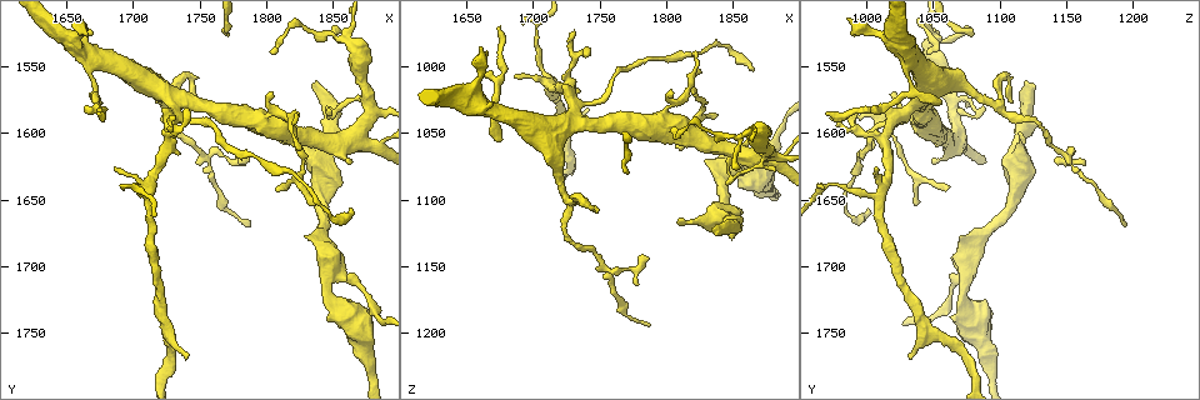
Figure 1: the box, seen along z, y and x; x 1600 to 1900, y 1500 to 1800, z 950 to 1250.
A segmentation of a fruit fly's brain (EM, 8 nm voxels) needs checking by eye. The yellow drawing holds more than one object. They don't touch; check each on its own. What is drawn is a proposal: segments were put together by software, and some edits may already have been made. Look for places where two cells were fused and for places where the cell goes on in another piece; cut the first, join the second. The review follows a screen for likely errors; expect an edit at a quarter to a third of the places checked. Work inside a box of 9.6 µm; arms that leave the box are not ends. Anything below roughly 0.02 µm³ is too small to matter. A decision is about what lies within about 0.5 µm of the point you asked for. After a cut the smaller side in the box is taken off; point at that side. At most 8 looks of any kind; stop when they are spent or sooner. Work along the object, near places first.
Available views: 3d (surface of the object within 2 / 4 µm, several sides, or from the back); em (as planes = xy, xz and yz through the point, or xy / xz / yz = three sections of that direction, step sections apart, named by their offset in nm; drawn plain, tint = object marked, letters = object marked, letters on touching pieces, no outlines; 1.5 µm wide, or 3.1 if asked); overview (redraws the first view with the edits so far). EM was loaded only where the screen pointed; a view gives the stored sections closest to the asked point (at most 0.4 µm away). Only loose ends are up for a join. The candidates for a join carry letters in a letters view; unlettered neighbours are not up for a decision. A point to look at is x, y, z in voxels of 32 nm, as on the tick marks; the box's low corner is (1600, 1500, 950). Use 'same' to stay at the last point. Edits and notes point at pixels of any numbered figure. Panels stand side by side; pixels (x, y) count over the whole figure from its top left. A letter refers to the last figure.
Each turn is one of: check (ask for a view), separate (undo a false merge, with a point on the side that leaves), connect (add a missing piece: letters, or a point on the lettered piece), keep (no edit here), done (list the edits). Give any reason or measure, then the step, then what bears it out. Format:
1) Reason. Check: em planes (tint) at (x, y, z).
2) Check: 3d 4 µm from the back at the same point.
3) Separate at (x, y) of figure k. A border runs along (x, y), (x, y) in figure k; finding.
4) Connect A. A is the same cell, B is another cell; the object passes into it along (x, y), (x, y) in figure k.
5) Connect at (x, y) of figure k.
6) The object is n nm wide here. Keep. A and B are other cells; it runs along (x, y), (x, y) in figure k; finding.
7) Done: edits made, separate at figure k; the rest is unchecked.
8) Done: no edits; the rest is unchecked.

A fork. Check: 3d 2 µm at (1756, 1618, 1150).

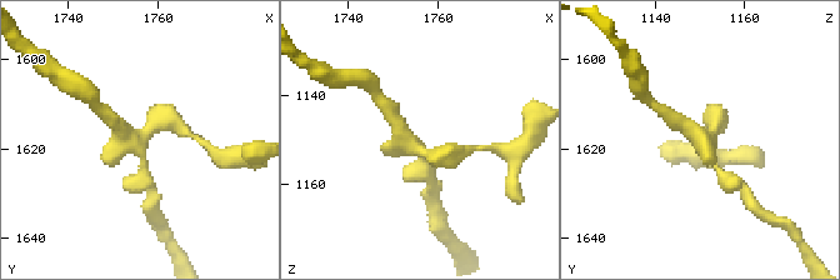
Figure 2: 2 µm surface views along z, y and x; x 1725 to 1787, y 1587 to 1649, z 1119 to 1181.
Check: em xz step 8 (tint) at (1753, 1618, 1150).

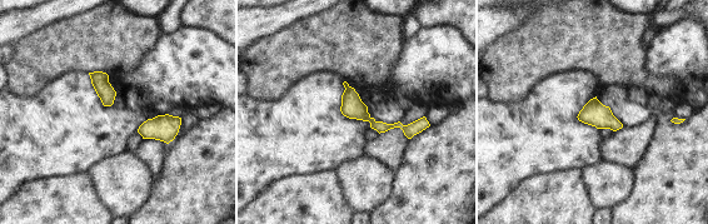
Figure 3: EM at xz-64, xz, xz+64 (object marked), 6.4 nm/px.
See the neighbours. Check: em xz step 8 (letters) at the same point.

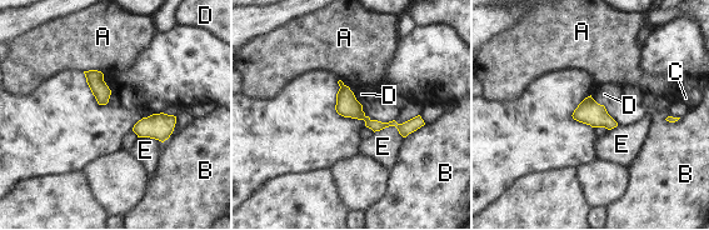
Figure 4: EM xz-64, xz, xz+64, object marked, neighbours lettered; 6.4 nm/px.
The longest contact is with E, 200 nm. Keep. A, B, C, D and E are other cells; it runs along (339, 96), (370, 124), (420, 123) in figure 4; all the same cell.

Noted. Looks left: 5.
An open end. Check: em xy step 4 (letters) at (1836, 1562, 1120).

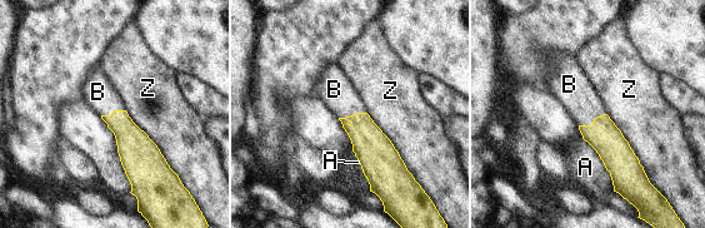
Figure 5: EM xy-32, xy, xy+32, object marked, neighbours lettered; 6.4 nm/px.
The longest contact is with Z, 500 nm. Connect B. B is the same cell, A and Z are other cells; the object passes into it along (615, 152), (593, 122), (575, 92) in figure 5; the cell continues.

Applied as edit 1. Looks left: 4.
See it whole again. Check: overview.

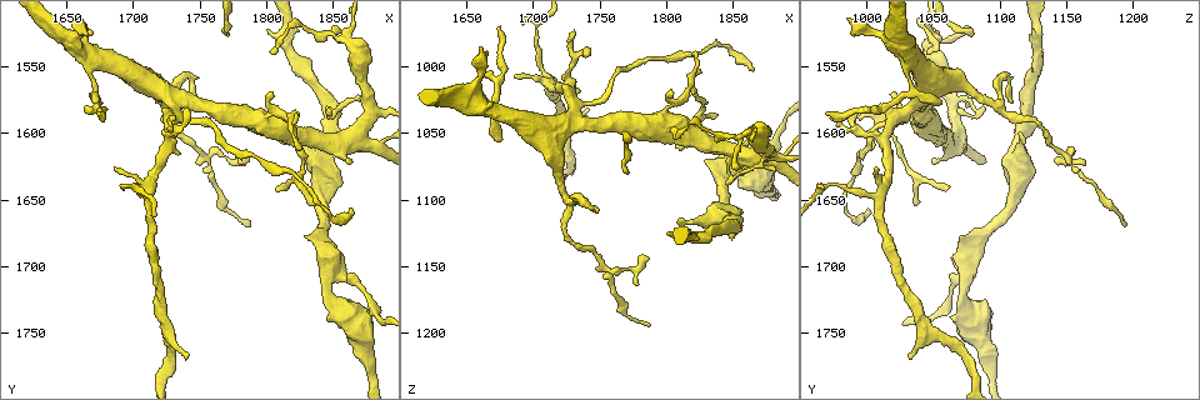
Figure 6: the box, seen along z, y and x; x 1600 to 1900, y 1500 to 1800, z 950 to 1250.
Free end. Check: em planes (plain) at (1806, 1566, 1020).

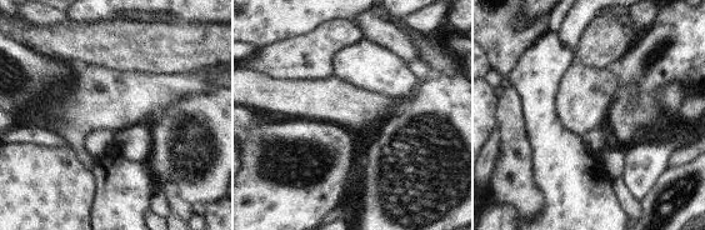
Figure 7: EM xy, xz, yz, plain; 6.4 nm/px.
What lies round it. Check: em planes (letters) at the same point.

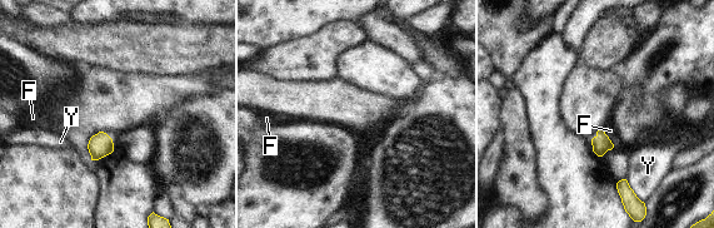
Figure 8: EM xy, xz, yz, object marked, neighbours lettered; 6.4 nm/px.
Keep. F and Y are other cells; none of them fits.

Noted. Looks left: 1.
Done: edits made, connect at figure 5; the rest is unchecked.

